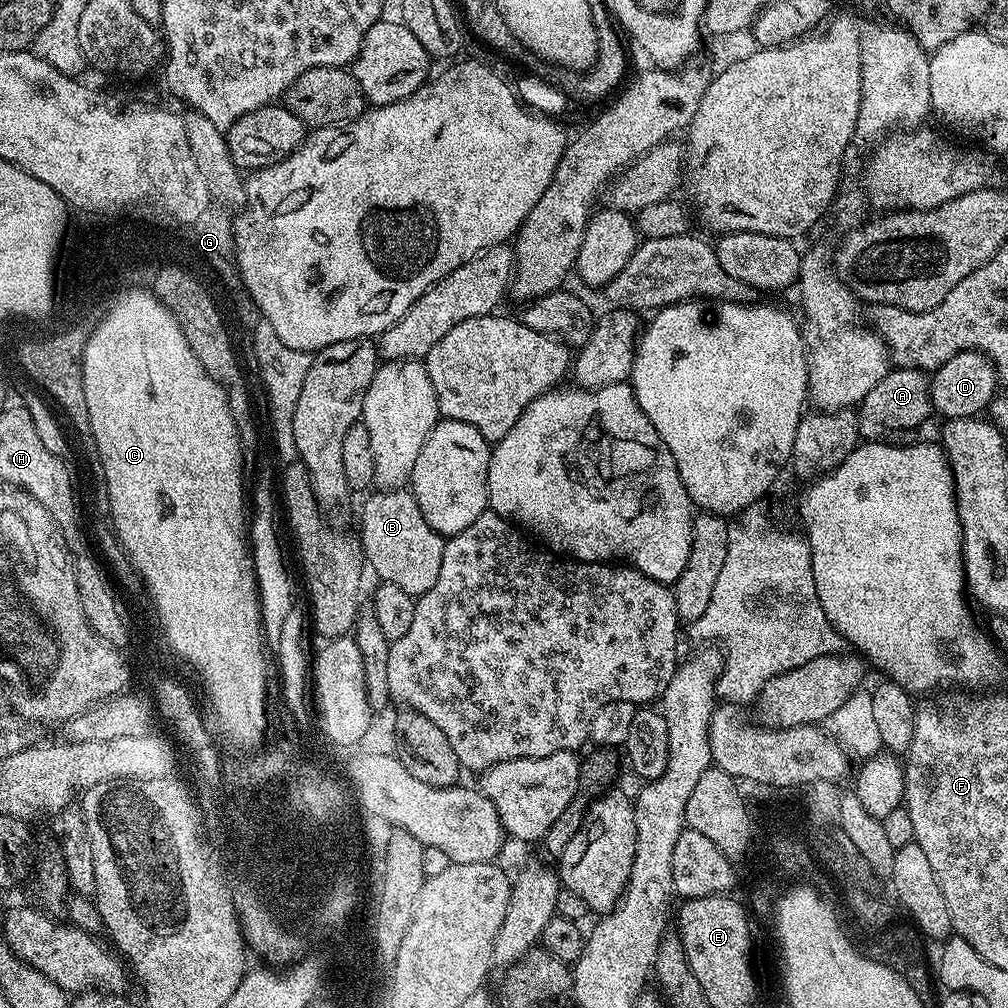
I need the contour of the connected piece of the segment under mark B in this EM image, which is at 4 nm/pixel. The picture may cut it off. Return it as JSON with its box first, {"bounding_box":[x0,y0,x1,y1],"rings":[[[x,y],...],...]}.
{"bounding_box":[358,490,445,598],"rings":[[[376,490],[360,512],[358,544],[363,559],[386,584],[402,586],[406,594],[418,598],[434,586],[442,568],[445,537],[435,532],[422,516],[422,510],[411,491]]]}

